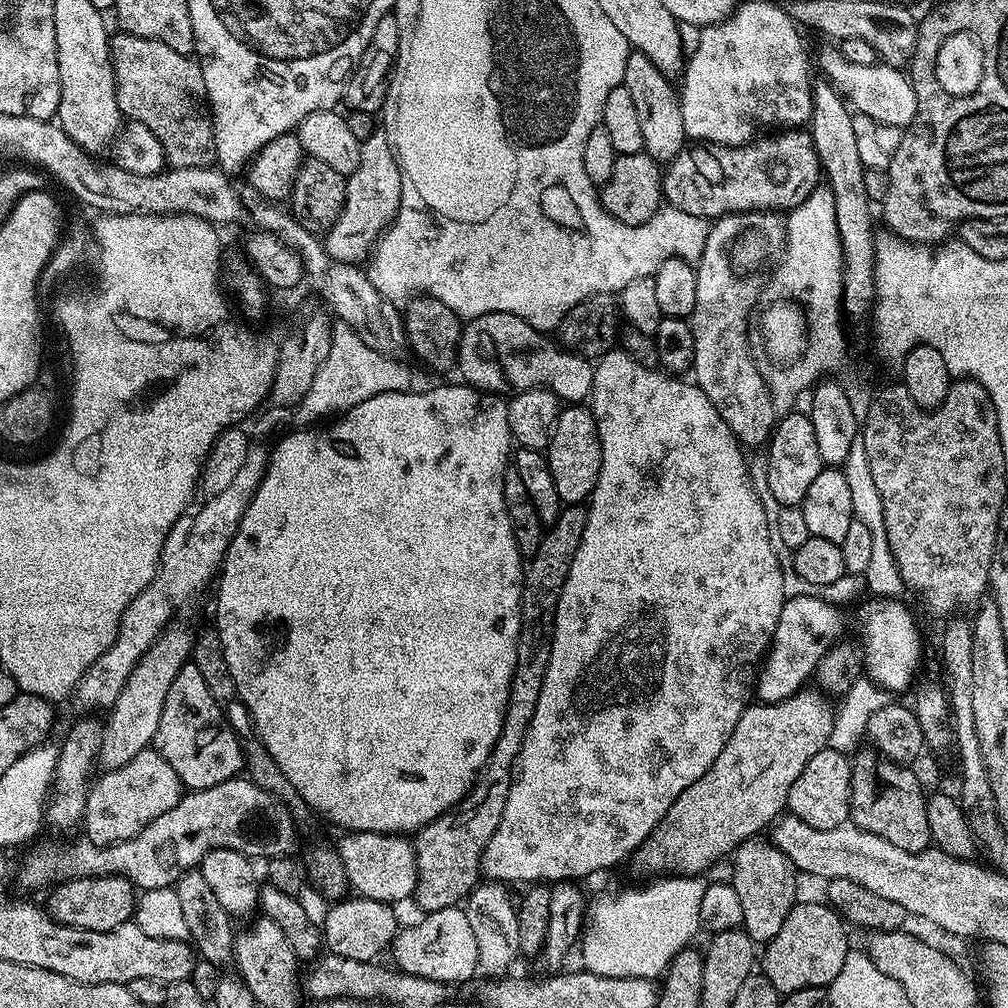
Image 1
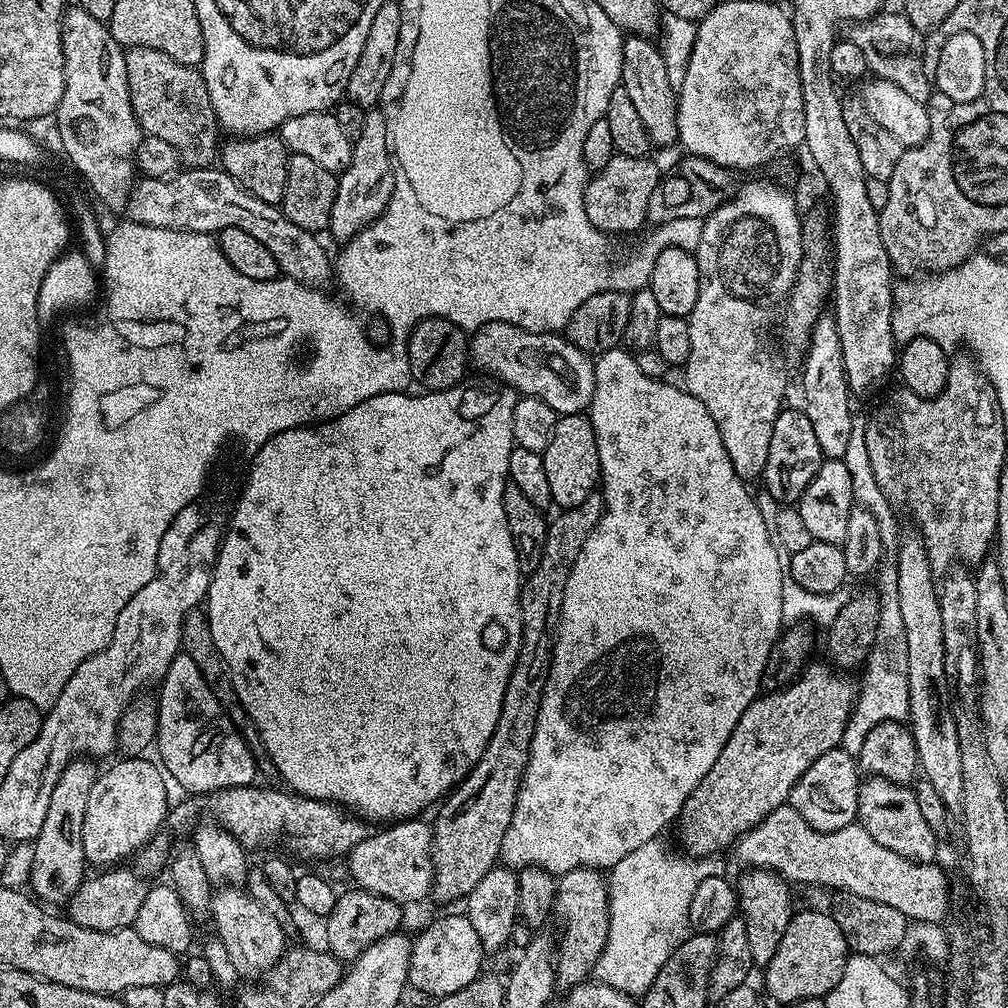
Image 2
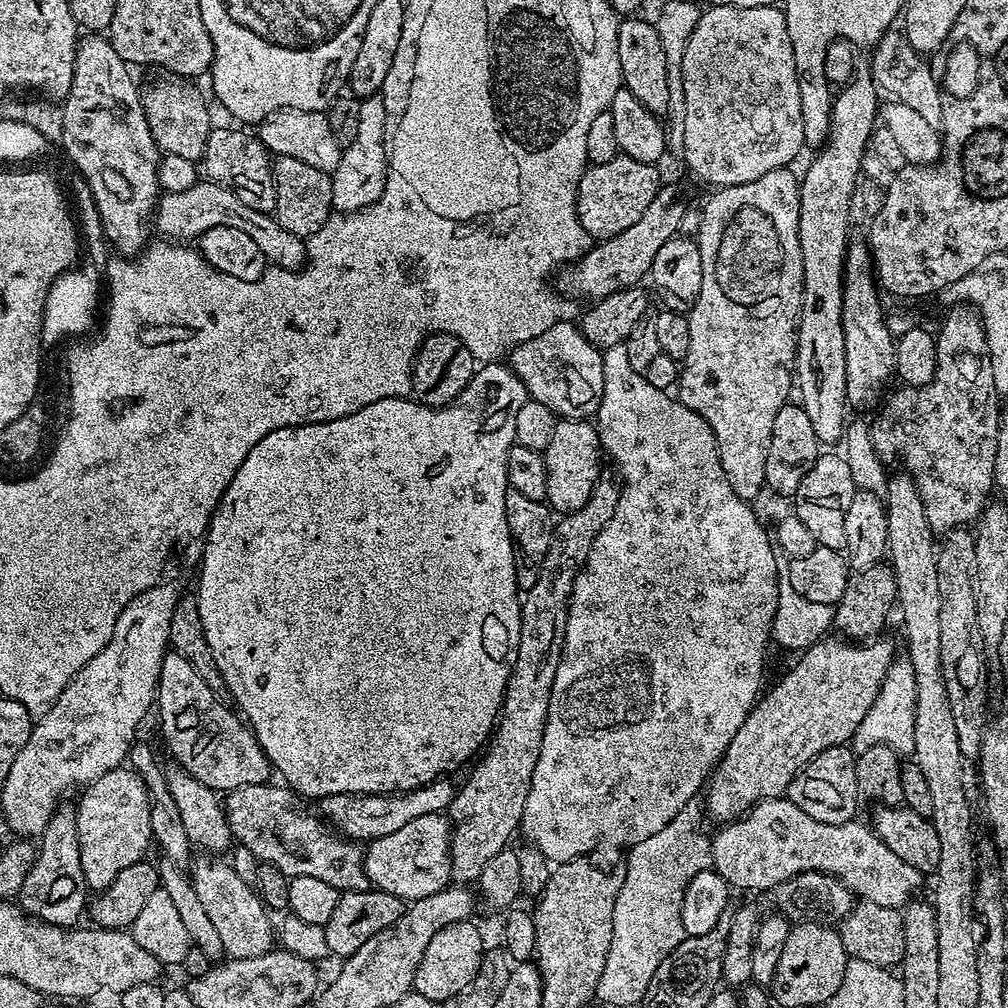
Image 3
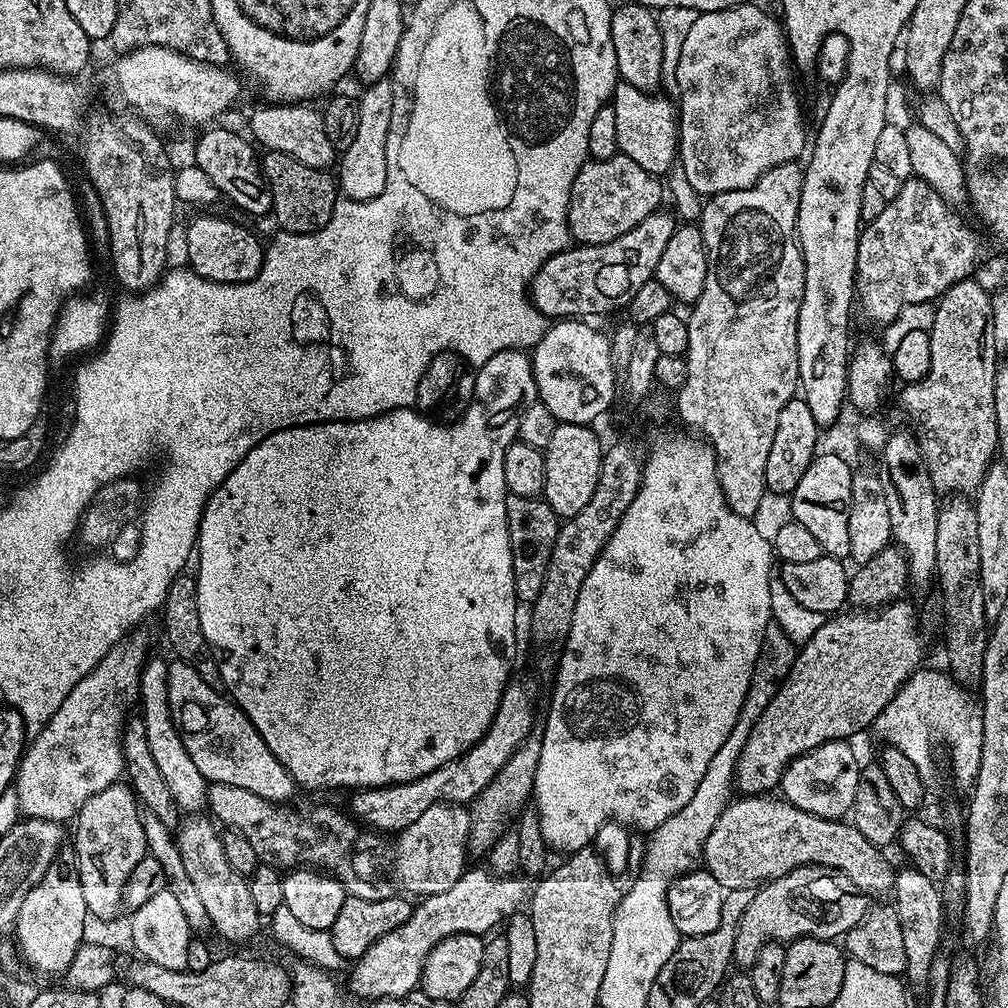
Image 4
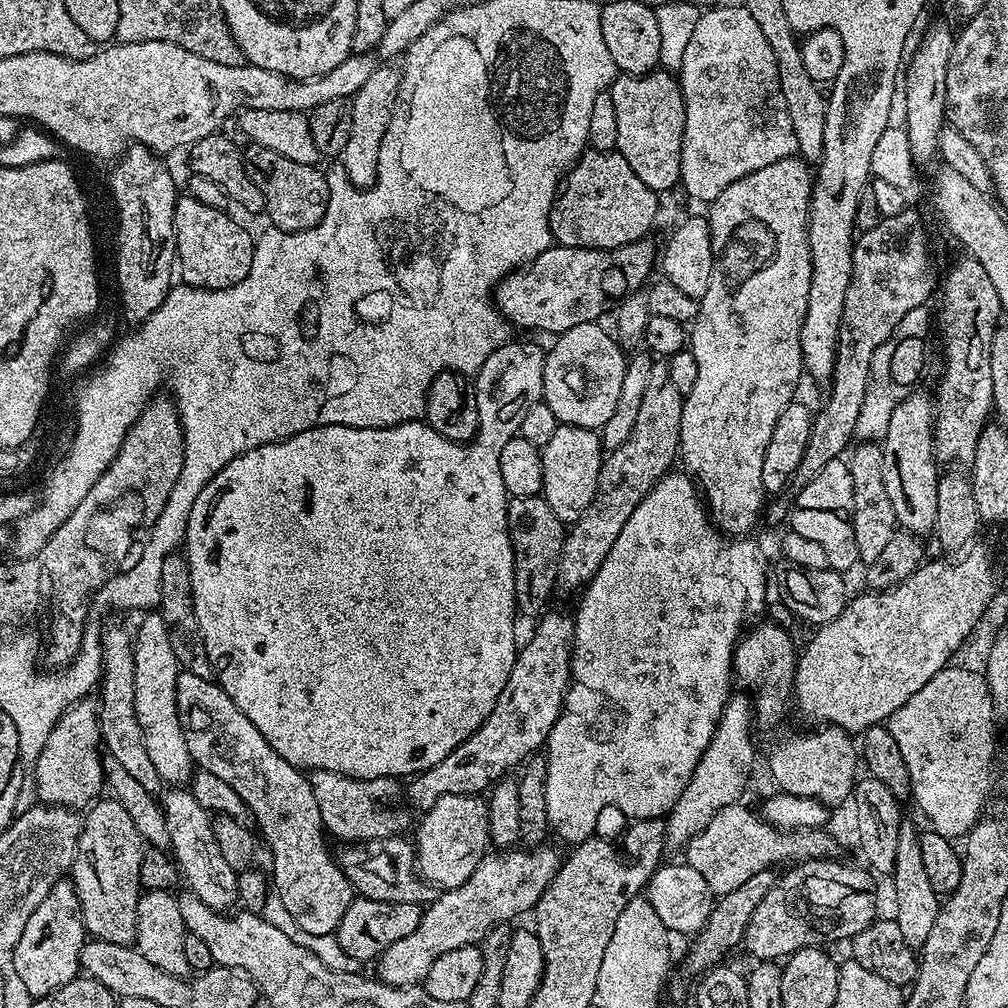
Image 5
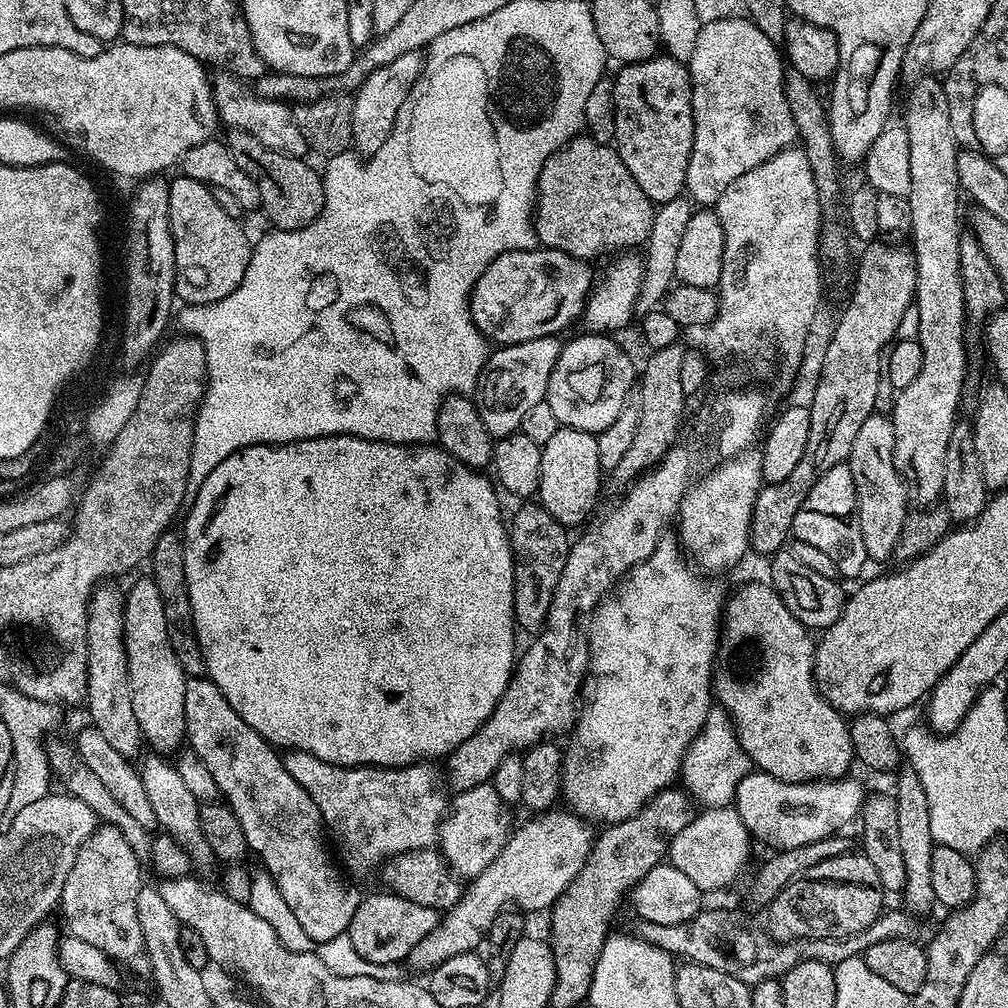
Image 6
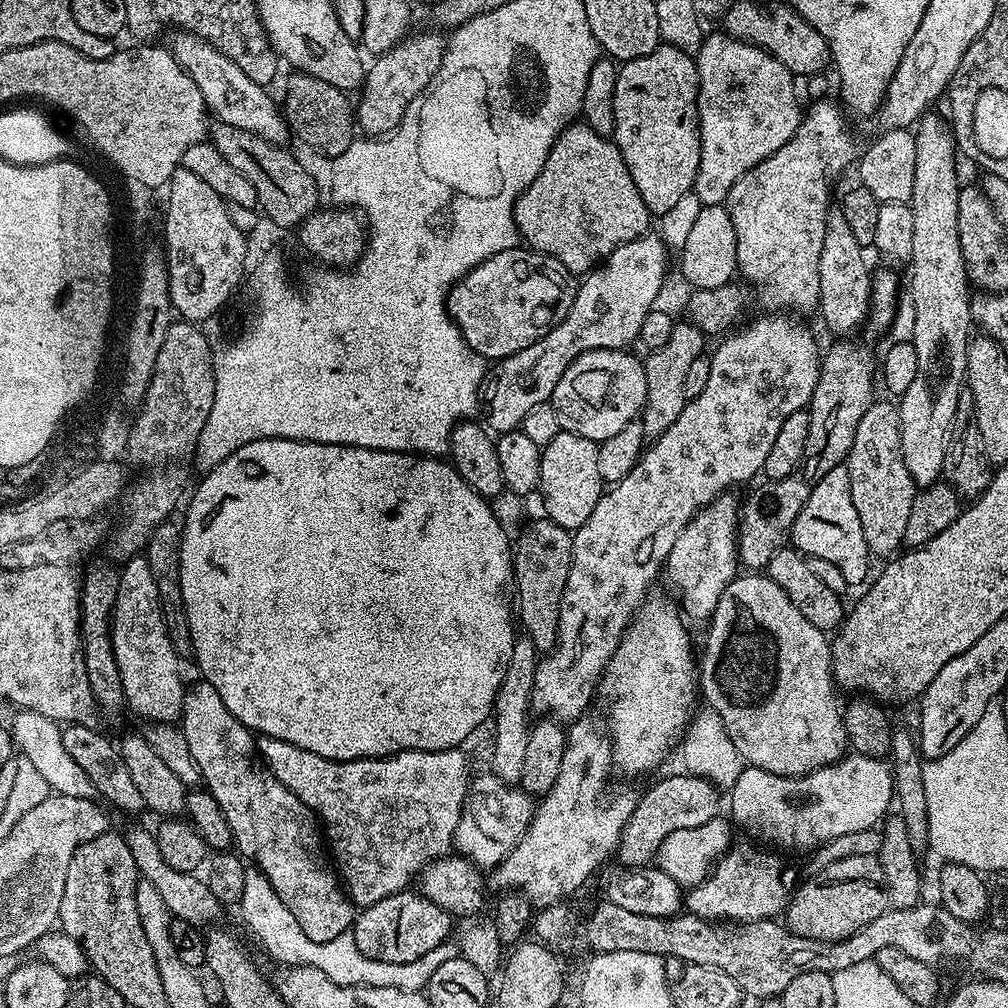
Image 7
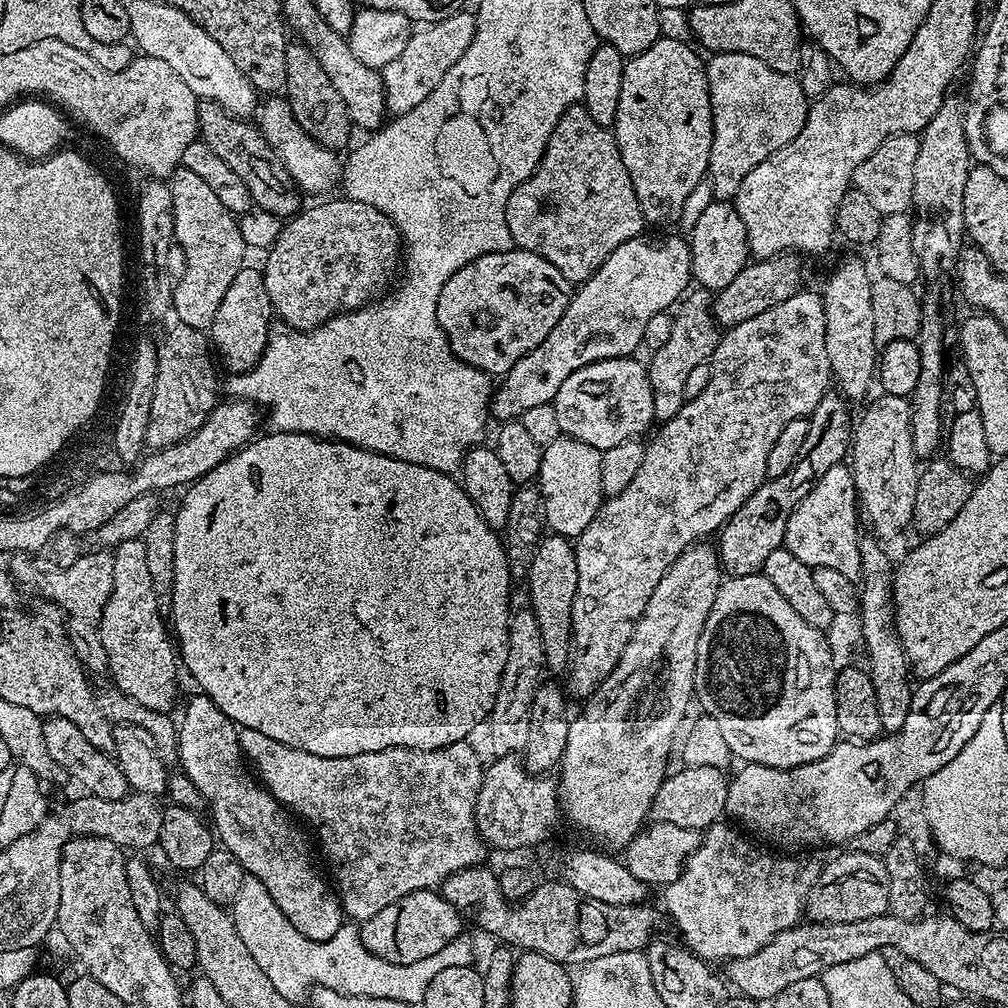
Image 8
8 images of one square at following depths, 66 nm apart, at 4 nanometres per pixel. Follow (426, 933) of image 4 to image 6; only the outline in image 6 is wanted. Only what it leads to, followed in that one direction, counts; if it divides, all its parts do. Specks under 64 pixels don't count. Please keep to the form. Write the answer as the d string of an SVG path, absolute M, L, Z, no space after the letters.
M549 810L533 815L528 818L532 820L526 821L517 832L515 829L509 835L508 845L500 851L498 858L494 858L494 862L490 862L490 866L486 866L486 870L482 870L482 874L475 876L469 883L472 885L469 888L467 885L459 902L453 908L447 909L443 913L440 923L434 926L434 930L430 930L430 934L426 934L426 938L422 938L422 942L418 942L418 946L414 946L414 950L406 959L407 963L412 963L416 968L431 970L437 968L442 962L446 962L446 958L454 958L454 954L476 952L479 944L481 947L485 943L496 915L505 911L509 906L515 906L525 914L540 912L543 908L544 911L551 909L558 897L566 890L566 886L570 886L570 882L574 882L574 878L578 878L582 866L592 855L594 843L594 832L588 829L591 828L589 821L577 816L571 810L560 811Z

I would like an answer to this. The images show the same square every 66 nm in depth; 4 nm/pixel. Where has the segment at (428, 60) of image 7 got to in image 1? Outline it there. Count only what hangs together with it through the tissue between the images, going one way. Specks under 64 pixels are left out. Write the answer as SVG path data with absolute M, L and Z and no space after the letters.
M377 130L360 142L358 170L346 178L346 198L334 226L323 237L324 249L332 260L343 264L359 265L367 261L371 251L376 247L380 235L388 229L402 198L402 178L390 142L383 131Z

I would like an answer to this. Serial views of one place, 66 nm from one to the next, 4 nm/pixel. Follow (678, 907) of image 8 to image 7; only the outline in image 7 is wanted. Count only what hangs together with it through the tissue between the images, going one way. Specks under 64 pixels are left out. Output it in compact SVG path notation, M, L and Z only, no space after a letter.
M738 844L729 847L712 865L701 884L687 889L686 908L691 915L713 922L751 922L779 917L779 912L781 915L787 909L790 887L784 877L783 862L763 847Z

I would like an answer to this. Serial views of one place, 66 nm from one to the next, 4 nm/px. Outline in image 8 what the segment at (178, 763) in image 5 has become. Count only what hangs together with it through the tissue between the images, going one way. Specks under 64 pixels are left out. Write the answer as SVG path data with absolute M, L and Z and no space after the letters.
M143 539L122 542L112 552L114 558L114 590L110 590L110 602L106 602L106 610L102 610L102 626L100 633L102 634L102 646L106 646L106 658L108 659L107 675L112 676L111 683L115 687L120 688L130 698L134 698L134 702L142 702L142 706L146 706L150 710L158 710L159 712L171 713L172 703L176 700L176 664L178 668L178 648L174 643L173 637L170 635L169 625L160 617L161 597L156 595L154 590L154 582L150 582L150 569L146 567L146 546Z

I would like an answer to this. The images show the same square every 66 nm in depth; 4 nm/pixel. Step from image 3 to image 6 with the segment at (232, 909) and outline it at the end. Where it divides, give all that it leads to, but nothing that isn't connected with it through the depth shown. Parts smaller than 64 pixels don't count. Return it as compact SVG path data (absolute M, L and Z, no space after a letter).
M148 754L148 757L146 756L139 761L138 767L142 786L146 786L146 795L149 798L150 806L154 809L157 825L181 844L186 850L186 854L190 854L192 863L197 869L210 867L211 864L214 864L214 857L210 850L210 842L206 842L202 830L202 822L200 821L201 801L196 800L194 794L190 794L190 789L182 783L182 777L178 774L175 763L168 761L167 764L164 761L167 759L160 754Z

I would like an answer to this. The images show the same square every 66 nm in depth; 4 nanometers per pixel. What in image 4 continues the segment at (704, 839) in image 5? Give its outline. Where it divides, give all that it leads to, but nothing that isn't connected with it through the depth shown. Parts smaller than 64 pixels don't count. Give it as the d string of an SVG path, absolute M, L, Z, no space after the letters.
M764 794L741 795L733 799L718 818L718 822L714 822L714 830L710 830L704 843L702 864L707 872L714 874L714 878L723 888L727 890L759 886L767 881L782 878L799 868L817 864L846 874L846 878L850 878L850 882L854 882L854 886L858 886L865 894L893 891L896 872L888 865L888 860L884 857L885 853L870 842L866 842L866 838L862 838L862 834L852 823L806 814L806 810L798 810L783 798L768 799L772 798Z

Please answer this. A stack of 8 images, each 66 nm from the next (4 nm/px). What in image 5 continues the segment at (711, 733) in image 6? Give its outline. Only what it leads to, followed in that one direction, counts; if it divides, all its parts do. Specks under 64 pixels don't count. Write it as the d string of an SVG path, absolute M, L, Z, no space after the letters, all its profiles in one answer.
M739 694L733 695L724 707L722 718L716 727L710 746L694 770L682 798L673 806L666 817L666 840L669 845L683 849L692 837L698 835L708 825L710 818L726 806L737 803L748 784L752 763L756 760L756 748L752 745L752 716L754 704Z

